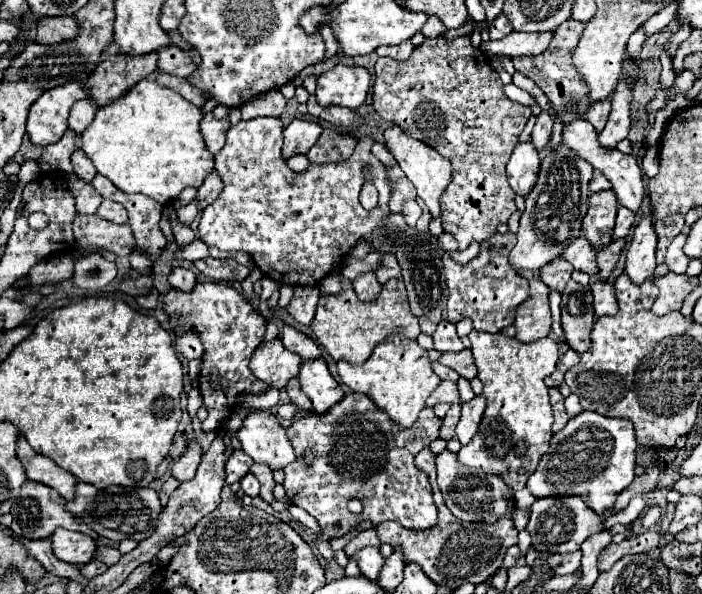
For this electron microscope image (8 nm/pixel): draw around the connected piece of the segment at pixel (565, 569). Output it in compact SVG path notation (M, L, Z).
M580 550L572 552L572 554L552 554L548 556L548 566L556 572L556 574L572 574L574 570L580 568Z

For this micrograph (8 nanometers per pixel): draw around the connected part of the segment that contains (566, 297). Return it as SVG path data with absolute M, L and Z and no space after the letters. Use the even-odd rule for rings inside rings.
M568 286L562 294L562 328L566 332L568 346L578 354L584 354L592 346L590 332L594 318L590 290L582 286Z

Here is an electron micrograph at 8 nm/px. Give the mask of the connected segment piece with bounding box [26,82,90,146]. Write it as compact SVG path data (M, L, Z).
M66 82L62 86L46 90L30 106L26 124L30 140L40 146L58 142L68 128L68 114L72 104L80 98L86 98L88 94L88 88L80 82Z

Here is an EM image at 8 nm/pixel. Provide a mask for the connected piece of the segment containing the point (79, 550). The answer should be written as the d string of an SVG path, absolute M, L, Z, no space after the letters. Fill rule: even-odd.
M56 528L52 534L52 550L58 560L68 564L88 564L96 552L96 540L88 534Z

